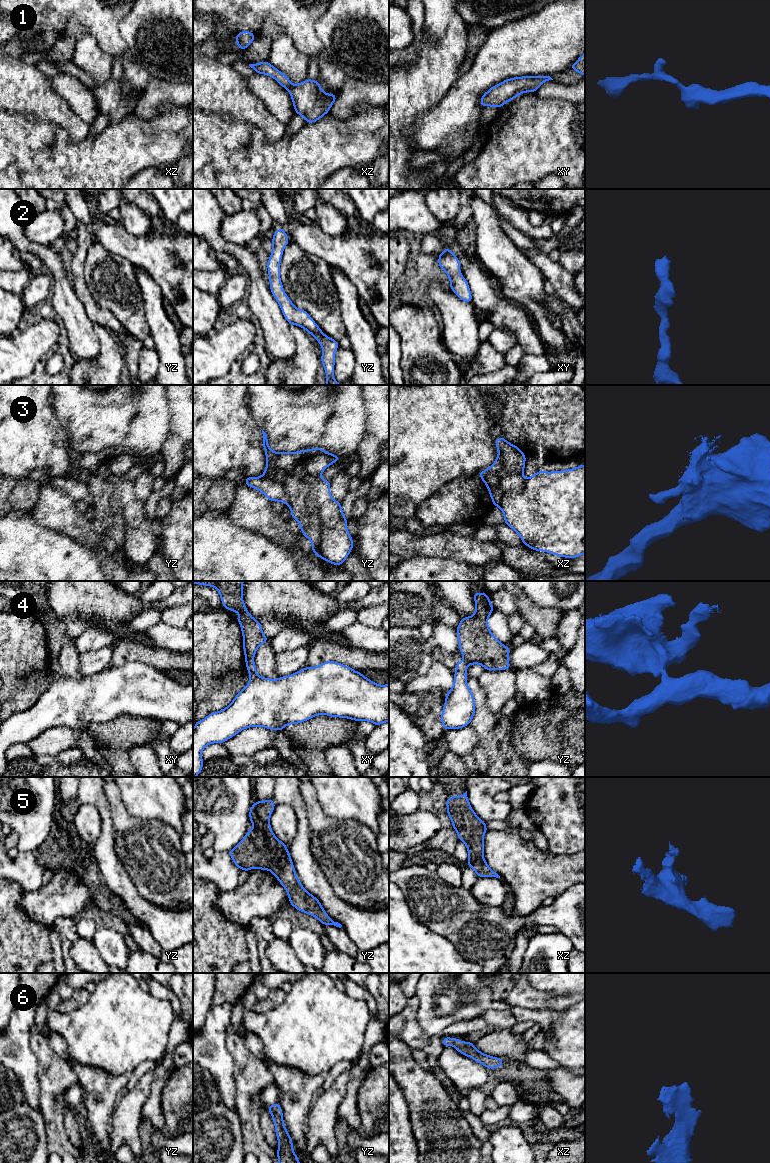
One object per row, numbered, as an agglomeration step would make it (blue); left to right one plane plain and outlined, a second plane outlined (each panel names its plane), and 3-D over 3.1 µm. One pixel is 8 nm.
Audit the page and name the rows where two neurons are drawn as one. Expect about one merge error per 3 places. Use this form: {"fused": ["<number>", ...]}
{"fused": ["3", "4"]}

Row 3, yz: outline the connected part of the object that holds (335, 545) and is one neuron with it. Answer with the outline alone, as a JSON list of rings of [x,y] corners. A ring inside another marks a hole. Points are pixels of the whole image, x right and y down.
[[[305,473],[304,479],[295,482],[294,487],[288,490],[290,495],[289,508],[291,517],[294,519],[297,519],[300,504],[314,504],[319,508],[321,533],[318,557],[326,562],[340,566],[353,549],[353,538],[348,533],[347,517],[342,512],[341,503],[334,500],[330,494],[330,485],[331,482],[323,480],[320,475]]]

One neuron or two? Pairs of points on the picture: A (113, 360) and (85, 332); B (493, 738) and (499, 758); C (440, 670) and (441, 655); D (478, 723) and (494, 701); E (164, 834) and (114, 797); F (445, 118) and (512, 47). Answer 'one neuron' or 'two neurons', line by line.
A: two neurons
B: one neuron
C: two neurons
D: two neurons
E: one neuron
F: one neuron

